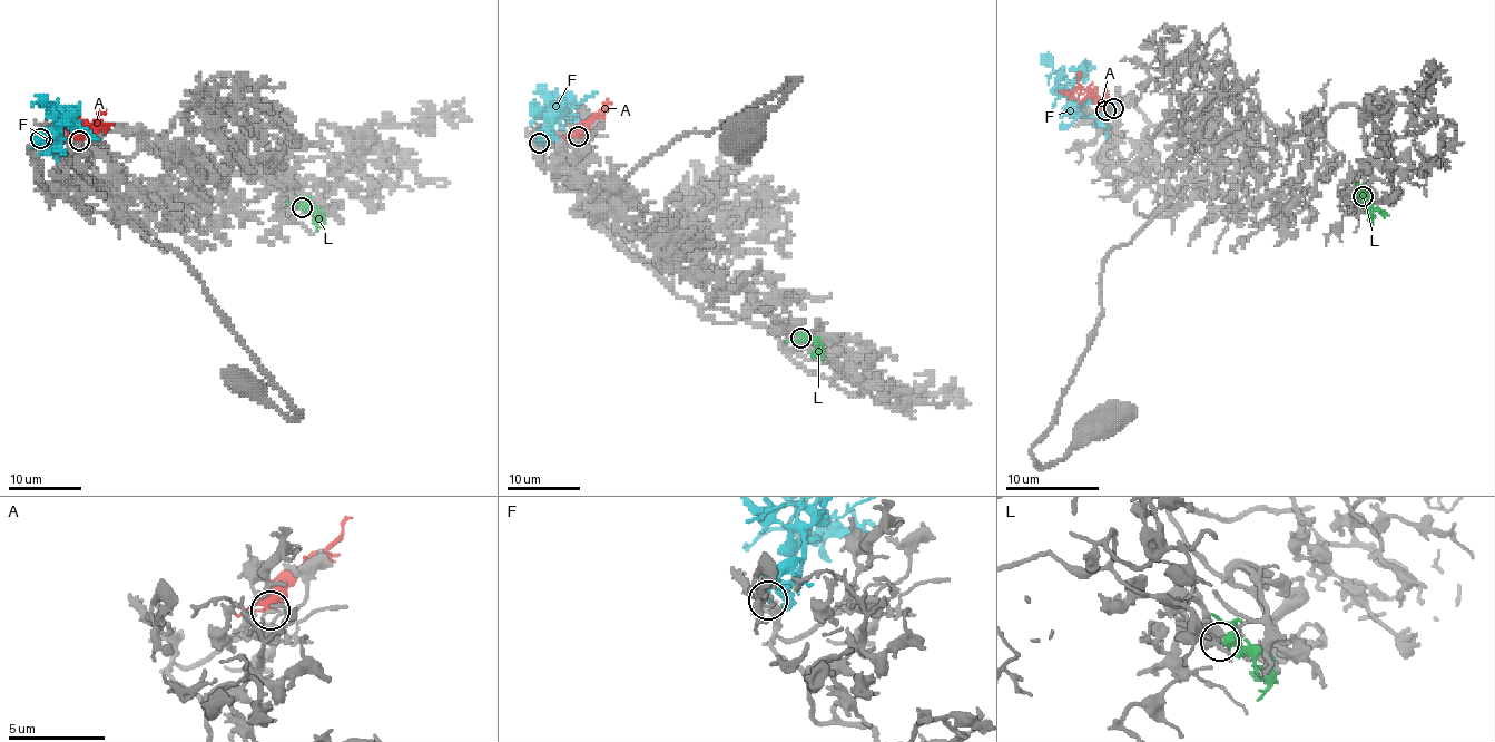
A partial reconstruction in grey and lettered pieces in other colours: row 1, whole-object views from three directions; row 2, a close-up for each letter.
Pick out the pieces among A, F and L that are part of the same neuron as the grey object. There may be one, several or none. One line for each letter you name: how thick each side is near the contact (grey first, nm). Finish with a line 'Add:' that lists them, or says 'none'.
F: Thickness 360 nm (grey) against 190 nm
Add: F

